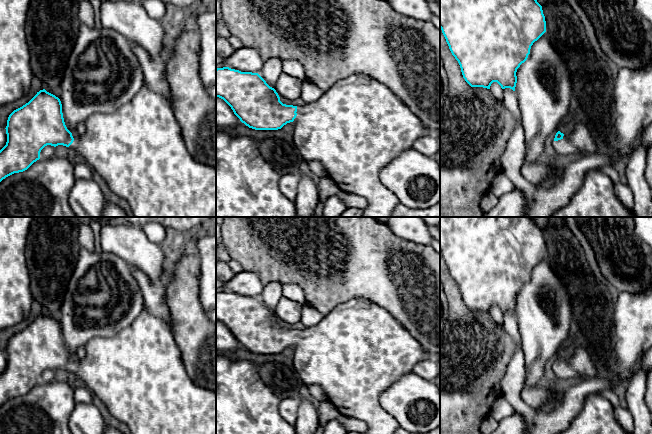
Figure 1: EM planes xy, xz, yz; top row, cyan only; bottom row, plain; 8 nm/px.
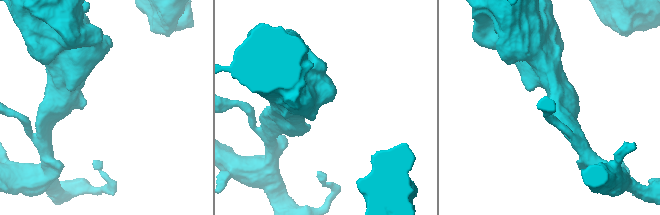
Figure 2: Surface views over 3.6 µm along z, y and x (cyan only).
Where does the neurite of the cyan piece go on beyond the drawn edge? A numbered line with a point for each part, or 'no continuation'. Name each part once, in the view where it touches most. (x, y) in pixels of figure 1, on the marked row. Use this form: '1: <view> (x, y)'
1: xz (359, 125)

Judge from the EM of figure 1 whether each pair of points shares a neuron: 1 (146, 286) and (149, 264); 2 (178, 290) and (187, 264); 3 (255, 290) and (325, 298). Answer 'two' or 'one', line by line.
1: two
2: one
3: two

